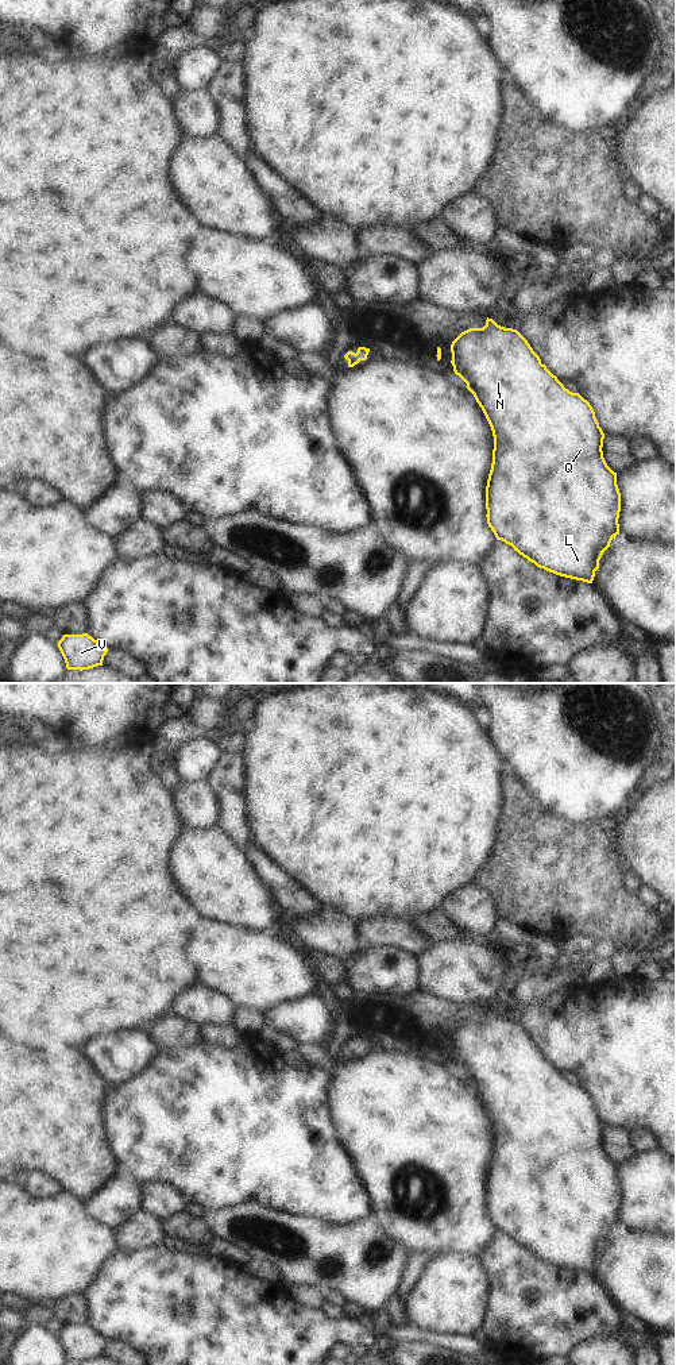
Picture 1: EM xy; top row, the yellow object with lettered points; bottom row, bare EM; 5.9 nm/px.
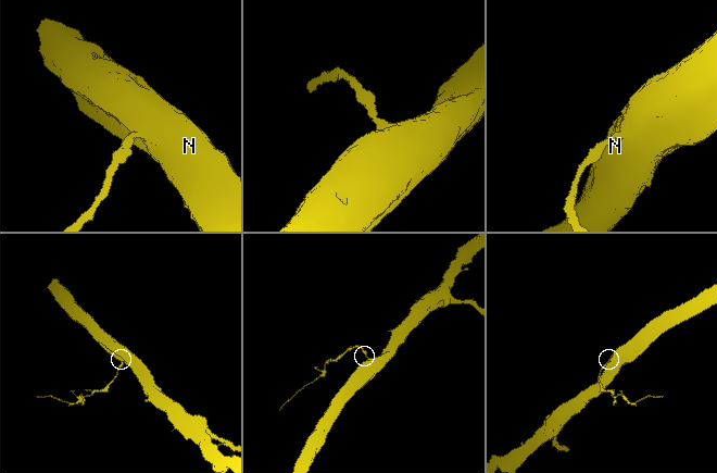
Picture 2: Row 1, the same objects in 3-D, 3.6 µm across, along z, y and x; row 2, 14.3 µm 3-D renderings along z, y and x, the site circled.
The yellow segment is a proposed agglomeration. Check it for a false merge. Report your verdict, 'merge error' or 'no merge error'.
no merge error

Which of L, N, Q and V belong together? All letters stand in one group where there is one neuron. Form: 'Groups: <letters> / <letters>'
Groups: L N Q V

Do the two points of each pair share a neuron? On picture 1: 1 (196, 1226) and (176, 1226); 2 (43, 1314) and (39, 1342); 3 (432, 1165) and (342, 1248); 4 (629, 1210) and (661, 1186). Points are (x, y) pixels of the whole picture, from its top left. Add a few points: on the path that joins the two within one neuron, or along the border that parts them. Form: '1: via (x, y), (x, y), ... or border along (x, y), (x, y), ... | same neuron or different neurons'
1: via (190, 1226), (181, 1226) | same neuron
2: border along (29, 1325), (42, 1326) | different neurons
3: border along (371, 1214), (381, 1229), (394, 1241) | different neurons
4: via (637, 1210), (653, 1194) | same neuron

